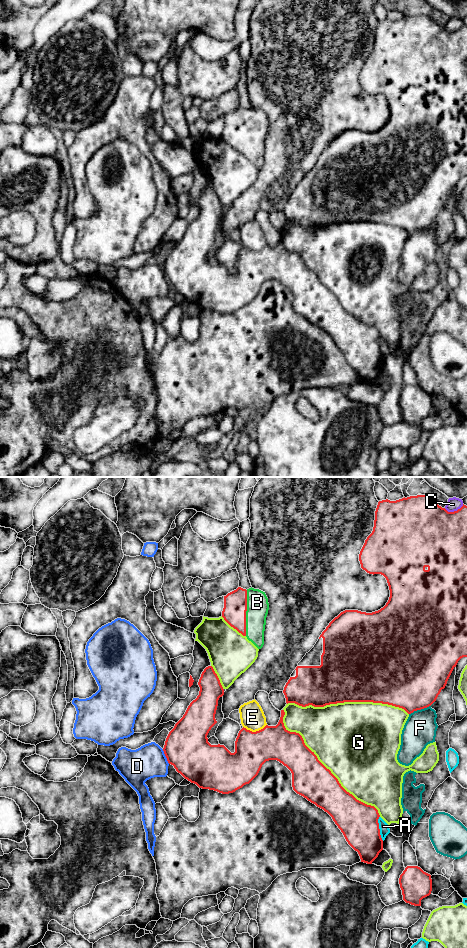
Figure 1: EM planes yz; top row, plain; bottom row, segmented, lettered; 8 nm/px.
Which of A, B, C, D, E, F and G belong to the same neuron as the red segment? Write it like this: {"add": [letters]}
{"add": ["B"]}

